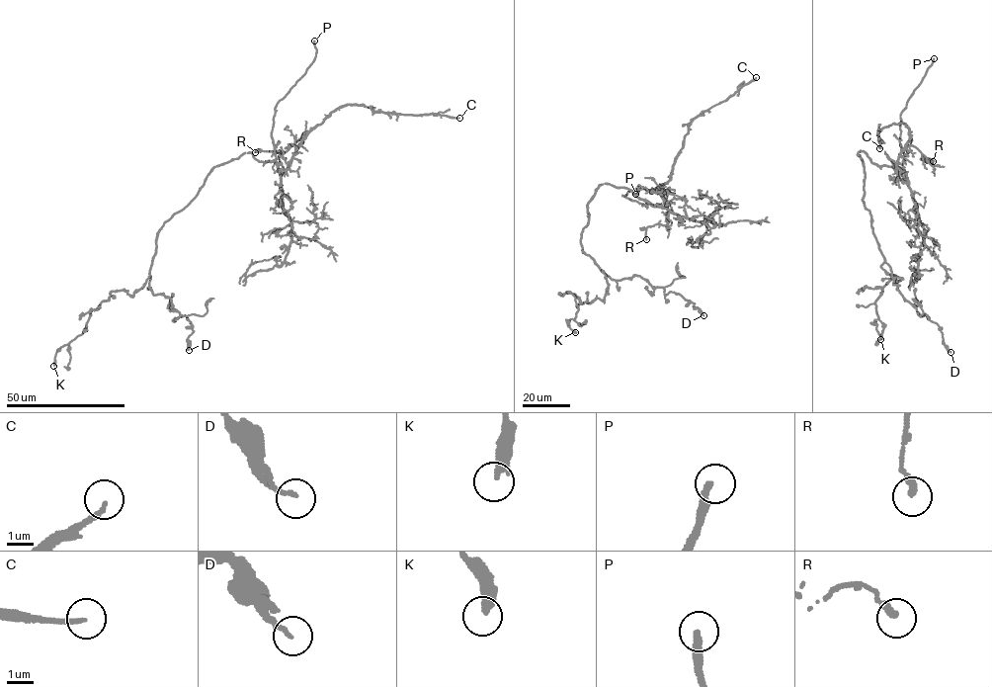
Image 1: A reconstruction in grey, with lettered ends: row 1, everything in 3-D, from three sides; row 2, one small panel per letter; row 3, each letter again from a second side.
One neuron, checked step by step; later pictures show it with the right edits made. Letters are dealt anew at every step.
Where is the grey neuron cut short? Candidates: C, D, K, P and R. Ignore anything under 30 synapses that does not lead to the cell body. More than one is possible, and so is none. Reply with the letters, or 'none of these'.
C, P

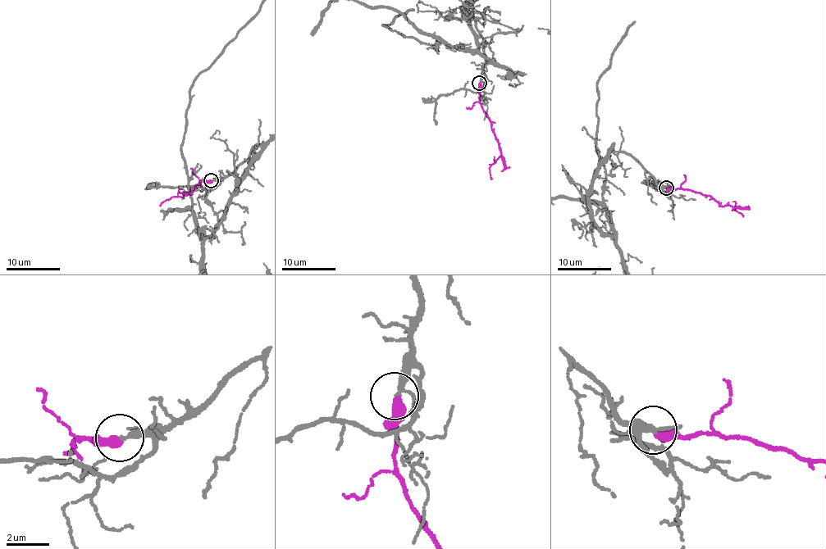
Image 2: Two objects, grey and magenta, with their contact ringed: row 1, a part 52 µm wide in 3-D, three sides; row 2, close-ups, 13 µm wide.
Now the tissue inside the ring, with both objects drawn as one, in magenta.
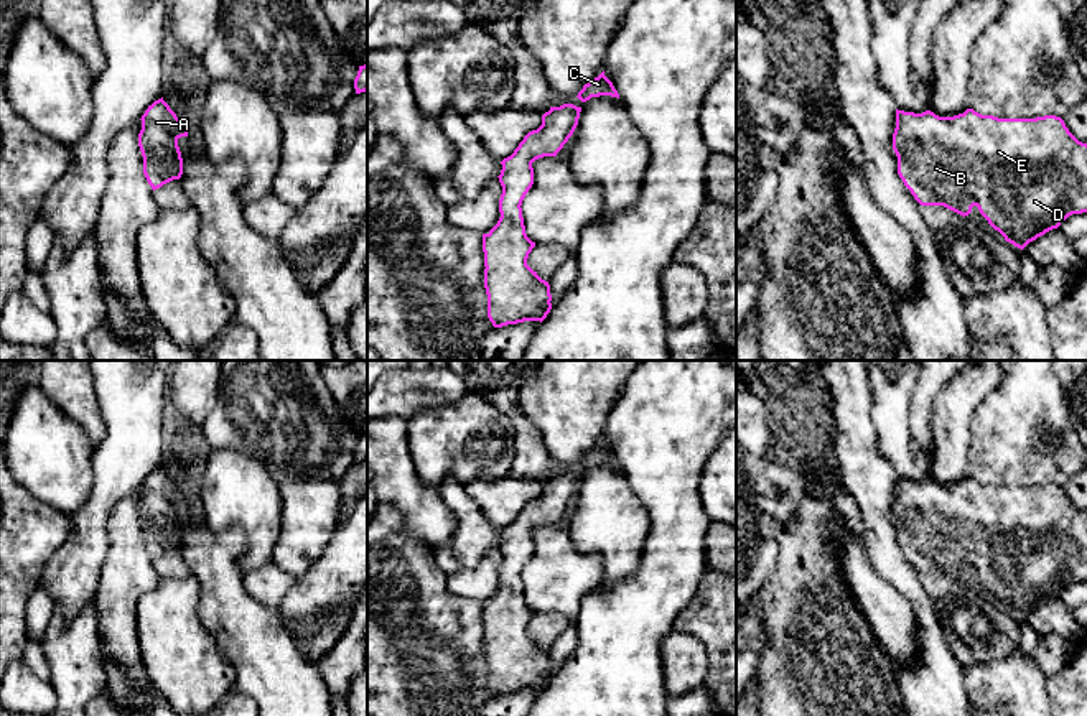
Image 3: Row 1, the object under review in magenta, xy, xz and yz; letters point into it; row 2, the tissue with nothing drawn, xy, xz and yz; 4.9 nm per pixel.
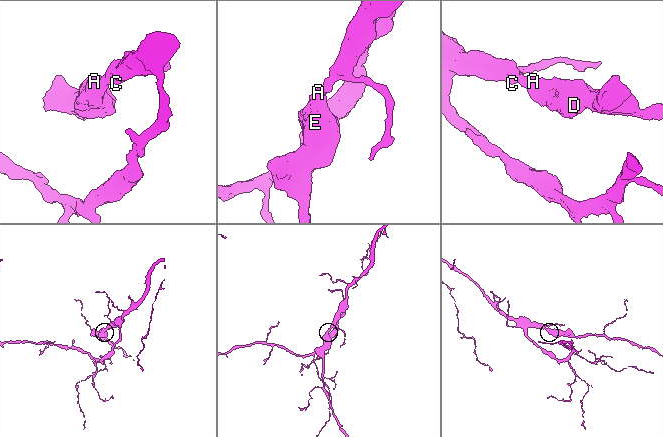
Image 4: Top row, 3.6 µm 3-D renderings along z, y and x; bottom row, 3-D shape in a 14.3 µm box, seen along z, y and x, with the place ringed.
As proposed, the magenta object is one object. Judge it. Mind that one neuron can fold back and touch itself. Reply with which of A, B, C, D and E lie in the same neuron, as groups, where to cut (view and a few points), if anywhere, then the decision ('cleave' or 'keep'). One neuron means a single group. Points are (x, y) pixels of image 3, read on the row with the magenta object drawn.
A B C D E; no cut; keep

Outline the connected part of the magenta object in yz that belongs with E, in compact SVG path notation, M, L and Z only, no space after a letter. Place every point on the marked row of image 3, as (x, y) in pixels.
M896 109L893 150L898 174L921 206L944 206L963 217L977 206L988 224L1021 250L1069 216L1087 212L1087 143L1079 142L1056 115L998 119L967 109L954 117L939 117L931 110L914 114Z

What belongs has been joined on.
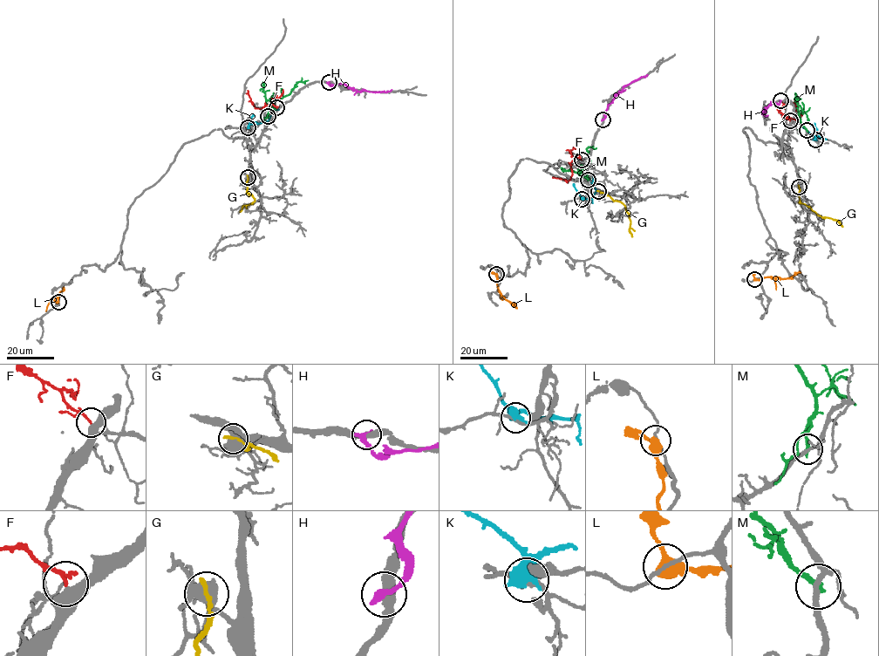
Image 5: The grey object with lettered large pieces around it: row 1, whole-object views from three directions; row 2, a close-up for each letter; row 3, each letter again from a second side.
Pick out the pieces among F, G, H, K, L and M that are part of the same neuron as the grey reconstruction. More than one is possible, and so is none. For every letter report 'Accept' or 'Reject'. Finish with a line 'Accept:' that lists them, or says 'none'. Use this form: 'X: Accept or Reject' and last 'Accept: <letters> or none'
F: Accept
G: Reject
H: Reject
K: Reject
L: Reject
M: Reject
Accept: F

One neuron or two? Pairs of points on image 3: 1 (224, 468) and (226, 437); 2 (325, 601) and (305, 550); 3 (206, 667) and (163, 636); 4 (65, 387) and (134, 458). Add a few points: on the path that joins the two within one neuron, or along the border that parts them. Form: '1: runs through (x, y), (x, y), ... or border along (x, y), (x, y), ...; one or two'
1: border along (200, 448), (234, 448), (262, 463); two
2: border along (331, 532), (321, 555), (295, 580); two
3: runs through (196, 667), (173, 646); one
4: border along (96, 392), (106, 435), (94, 448); two

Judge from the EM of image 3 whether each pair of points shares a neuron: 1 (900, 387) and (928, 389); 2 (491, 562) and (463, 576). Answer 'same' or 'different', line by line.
1: different
2: same

